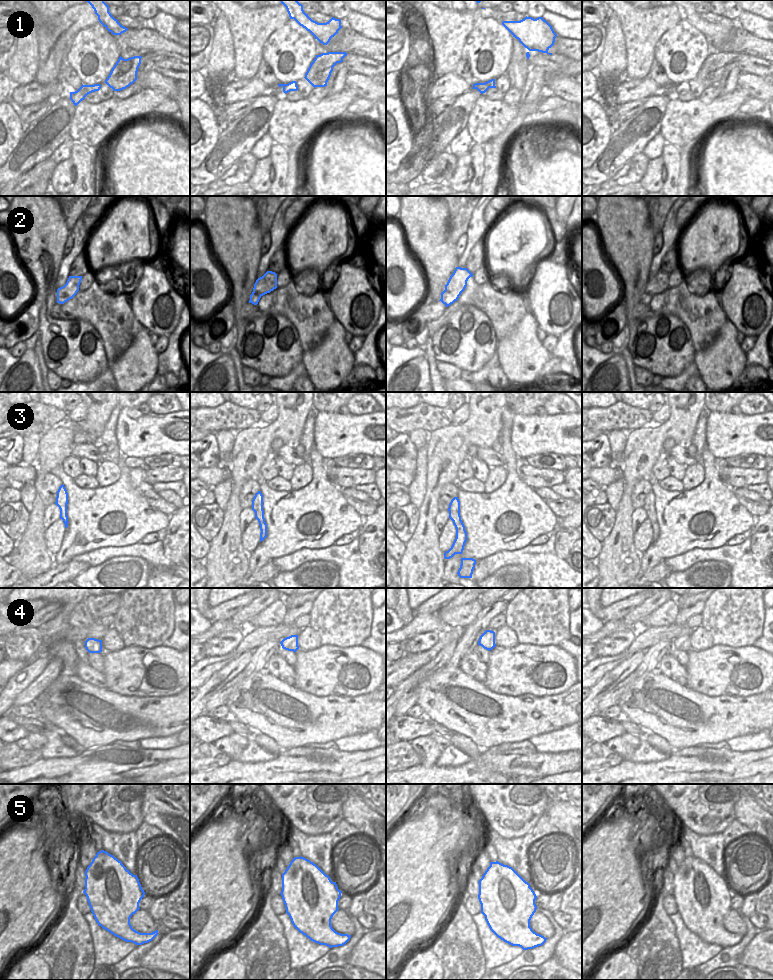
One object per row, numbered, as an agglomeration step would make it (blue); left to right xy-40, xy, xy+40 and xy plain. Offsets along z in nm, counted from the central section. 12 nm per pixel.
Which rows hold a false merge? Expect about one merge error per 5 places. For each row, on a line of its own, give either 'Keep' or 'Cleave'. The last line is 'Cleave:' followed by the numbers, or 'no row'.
1: Keep
2: Keep
3: Keep
4: Keep
5: Keep
Cleave: no row

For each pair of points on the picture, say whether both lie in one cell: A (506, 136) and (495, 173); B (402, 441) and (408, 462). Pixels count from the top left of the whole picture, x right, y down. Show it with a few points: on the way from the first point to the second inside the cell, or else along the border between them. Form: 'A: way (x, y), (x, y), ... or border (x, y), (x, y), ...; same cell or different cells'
A: way (499, 145), (495, 150), (495, 164); same cell
B: way (404, 446), (407, 451), (407, 457); same cell

